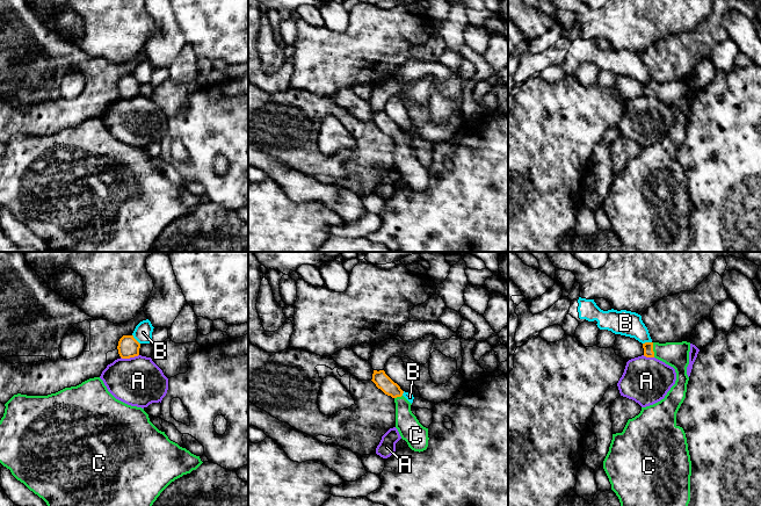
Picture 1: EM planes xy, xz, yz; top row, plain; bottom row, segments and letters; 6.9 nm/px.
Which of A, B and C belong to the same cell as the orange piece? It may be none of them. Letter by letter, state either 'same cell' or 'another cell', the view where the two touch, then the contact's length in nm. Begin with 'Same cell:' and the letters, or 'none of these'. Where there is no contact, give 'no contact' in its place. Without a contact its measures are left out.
Same cell: C
A: another cell | xy | 130 nm
B: another cell | xy | 90 nm
C: same cell | yz | 110 nm

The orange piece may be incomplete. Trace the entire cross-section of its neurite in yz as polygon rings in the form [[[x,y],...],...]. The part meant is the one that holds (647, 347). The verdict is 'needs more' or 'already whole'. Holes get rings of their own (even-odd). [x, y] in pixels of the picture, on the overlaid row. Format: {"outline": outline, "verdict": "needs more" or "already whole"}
{"outline": [[[645,342],[643,348],[644,356],[655,357],[673,367],[676,381],[664,399],[642,407],[638,415],[628,420],[622,433],[613,434],[603,469],[621,506],[688,506],[691,461],[686,433],[676,425],[676,413],[686,398],[689,381],[690,342]]], "verdict": "needs more"}

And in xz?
{"outline": [[[374,370],[371,380],[378,389],[385,395],[391,396],[396,403],[396,428],[398,429],[403,440],[405,440],[408,447],[414,451],[423,451],[428,447],[428,428],[423,427],[416,417],[411,411],[411,403],[403,396],[404,391],[394,383],[384,370]]], "verdict": "needs more"}

